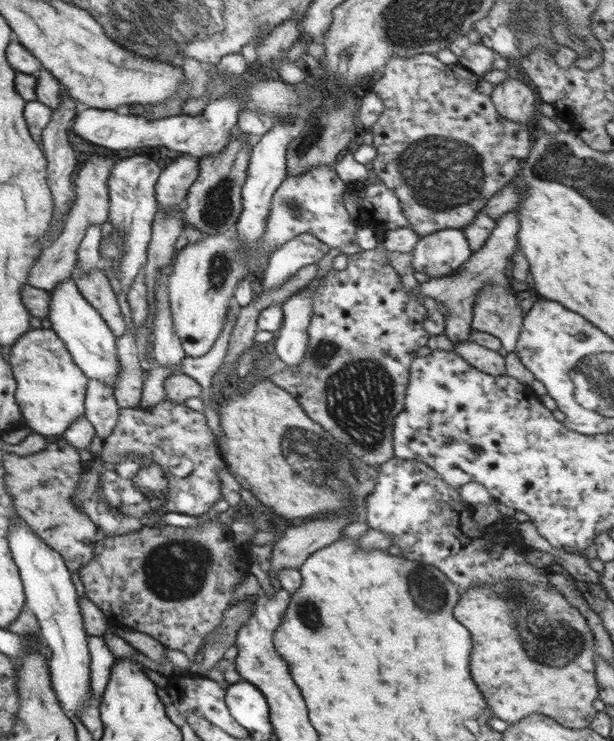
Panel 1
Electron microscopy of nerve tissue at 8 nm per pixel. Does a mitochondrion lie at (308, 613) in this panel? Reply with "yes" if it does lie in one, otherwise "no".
yes

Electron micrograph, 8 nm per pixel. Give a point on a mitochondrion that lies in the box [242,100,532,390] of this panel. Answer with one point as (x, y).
(441, 174)

